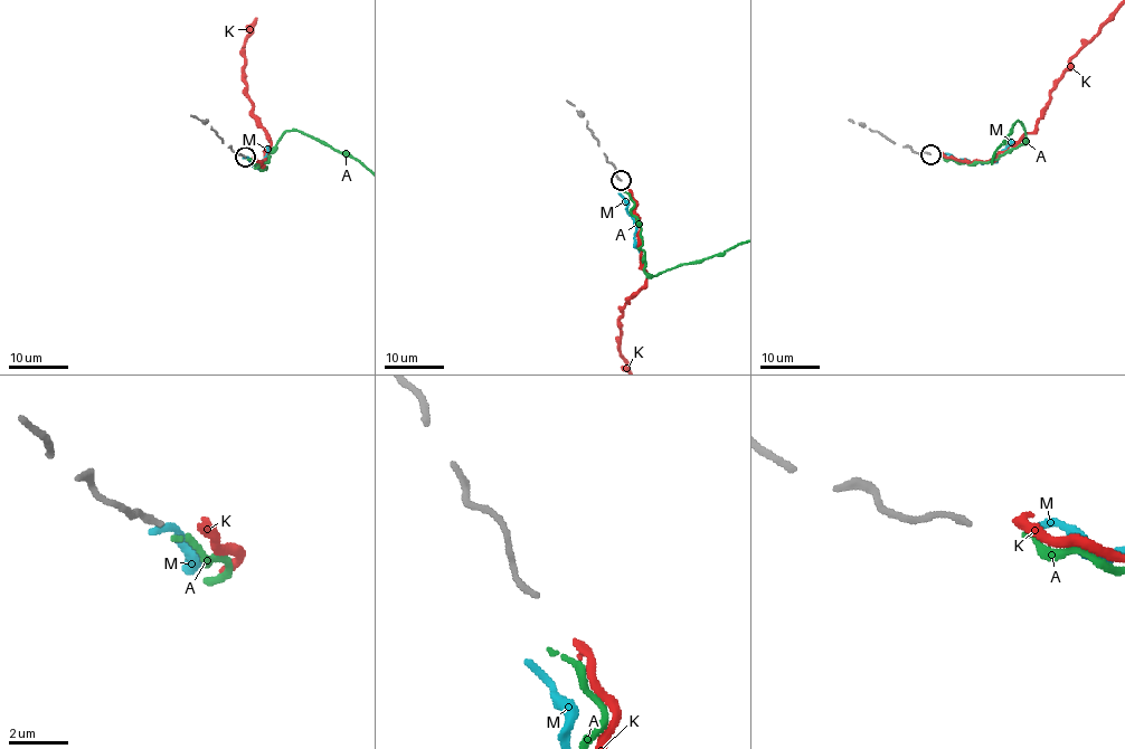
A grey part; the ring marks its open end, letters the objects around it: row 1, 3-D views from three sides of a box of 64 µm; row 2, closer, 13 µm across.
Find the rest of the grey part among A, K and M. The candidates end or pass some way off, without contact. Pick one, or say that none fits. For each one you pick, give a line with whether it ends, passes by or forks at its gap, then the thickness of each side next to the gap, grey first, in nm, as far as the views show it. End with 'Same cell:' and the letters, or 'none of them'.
A: It ends there. Thickness 240 nm (grey) against 160 nm
Same cell: A

